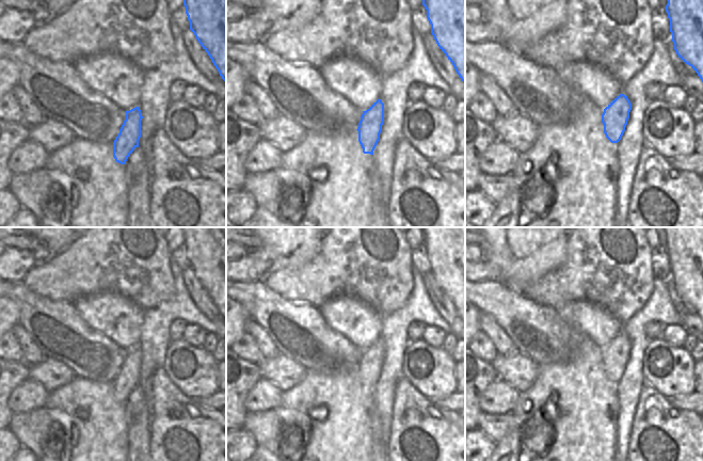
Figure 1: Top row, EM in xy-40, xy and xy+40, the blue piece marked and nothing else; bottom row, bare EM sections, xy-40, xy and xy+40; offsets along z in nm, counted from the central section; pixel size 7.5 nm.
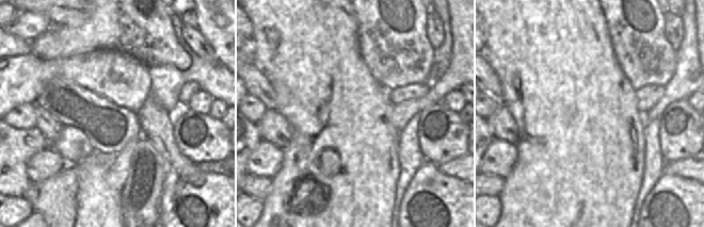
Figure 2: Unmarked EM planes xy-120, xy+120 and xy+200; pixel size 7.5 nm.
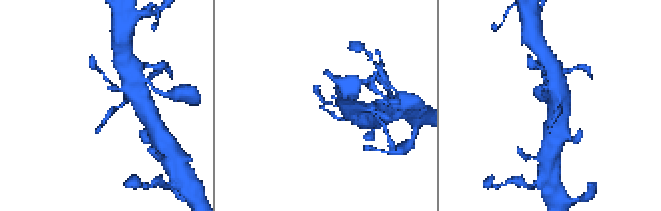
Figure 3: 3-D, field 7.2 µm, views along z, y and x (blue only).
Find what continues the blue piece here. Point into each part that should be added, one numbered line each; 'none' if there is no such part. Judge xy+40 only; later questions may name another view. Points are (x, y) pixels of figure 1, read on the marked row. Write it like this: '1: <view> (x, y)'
none

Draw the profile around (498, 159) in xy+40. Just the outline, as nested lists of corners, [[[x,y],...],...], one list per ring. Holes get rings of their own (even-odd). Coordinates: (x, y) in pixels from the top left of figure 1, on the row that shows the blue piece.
[[[497,139],[480,157],[480,170],[482,175],[507,175],[517,161],[518,153]]]

